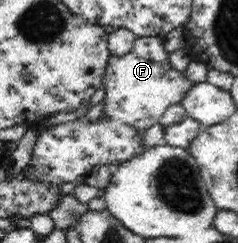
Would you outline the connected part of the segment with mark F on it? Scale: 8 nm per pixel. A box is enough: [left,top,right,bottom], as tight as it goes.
[104,37,193,131]

